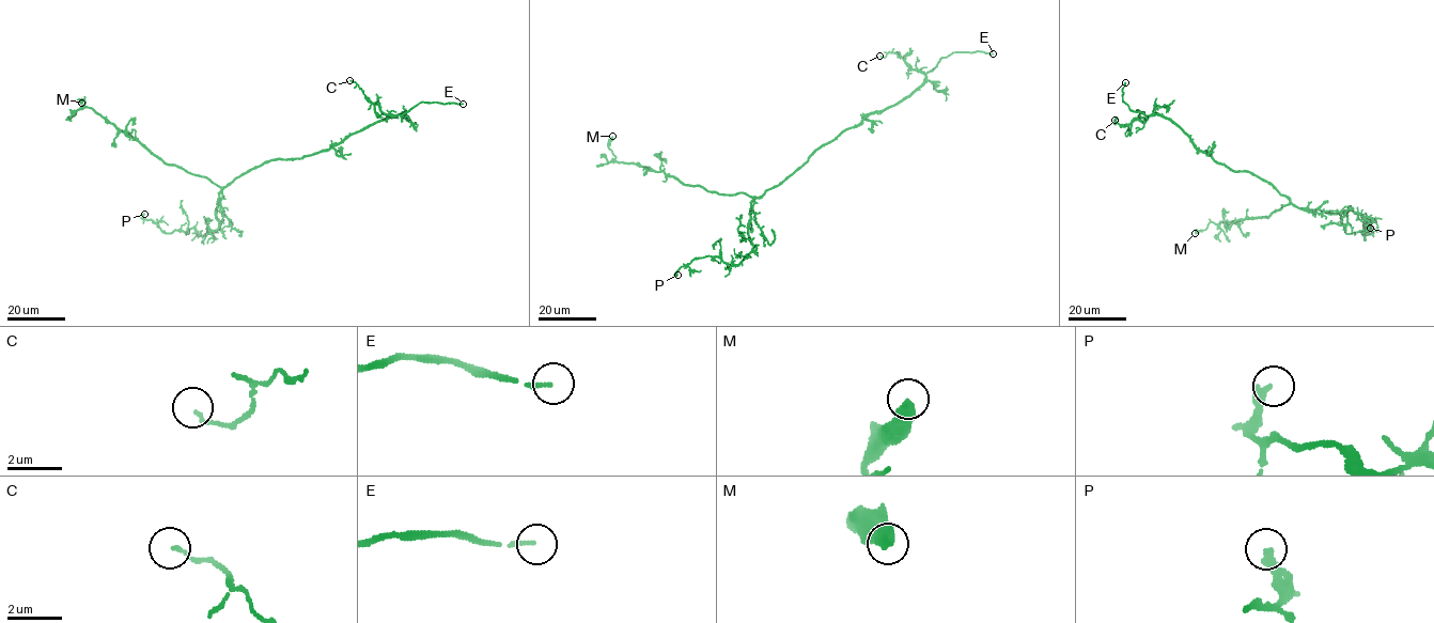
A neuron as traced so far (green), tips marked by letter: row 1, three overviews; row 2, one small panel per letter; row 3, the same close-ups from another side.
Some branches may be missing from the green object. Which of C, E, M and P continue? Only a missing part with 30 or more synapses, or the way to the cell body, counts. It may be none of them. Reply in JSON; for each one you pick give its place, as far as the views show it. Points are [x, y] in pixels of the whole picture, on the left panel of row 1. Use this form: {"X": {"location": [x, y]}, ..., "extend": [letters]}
{"E": {"location": [463, 104]}, "extend": ["E"]}

